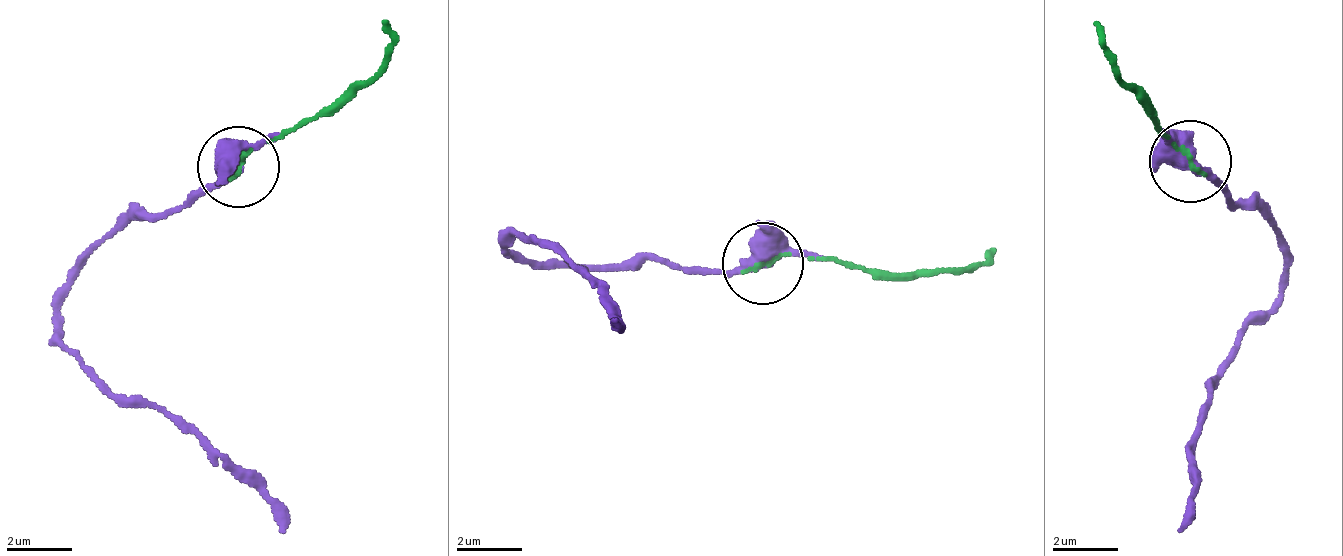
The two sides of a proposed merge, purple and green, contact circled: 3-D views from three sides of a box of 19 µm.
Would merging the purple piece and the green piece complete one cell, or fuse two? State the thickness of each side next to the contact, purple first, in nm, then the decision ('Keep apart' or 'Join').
Thickness 400 nm (purple) against 90 nm. Join

